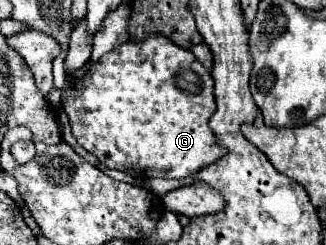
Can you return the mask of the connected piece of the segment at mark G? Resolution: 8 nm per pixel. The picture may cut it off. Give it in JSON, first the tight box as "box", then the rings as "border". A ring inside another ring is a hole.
{"box":[62,36,226,178],"border":[[[152,36],[152,38],[140,40],[140,42],[128,40],[128,42],[120,44],[120,46],[116,46],[116,50],[104,54],[98,62],[88,62],[80,70],[68,74],[66,76],[66,84],[62,88],[62,108],[64,108],[64,112],[70,118],[72,134],[78,140],[78,144],[82,148],[86,148],[88,152],[92,152],[106,168],[114,168],[114,170],[122,170],[122,172],[132,172],[132,174],[140,172],[140,178],[158,178],[158,176],[162,176],[162,178],[186,178],[186,176],[202,170],[204,166],[212,164],[214,160],[218,160],[220,156],[226,154],[226,148],[222,148],[216,142],[216,136],[212,134],[212,130],[208,126],[210,116],[216,112],[216,102],[214,102],[212,90],[214,90],[214,80],[212,80],[210,72],[198,62],[198,58],[190,50],[184,50],[184,48],[176,46],[172,40],[168,40],[164,36]]]}

